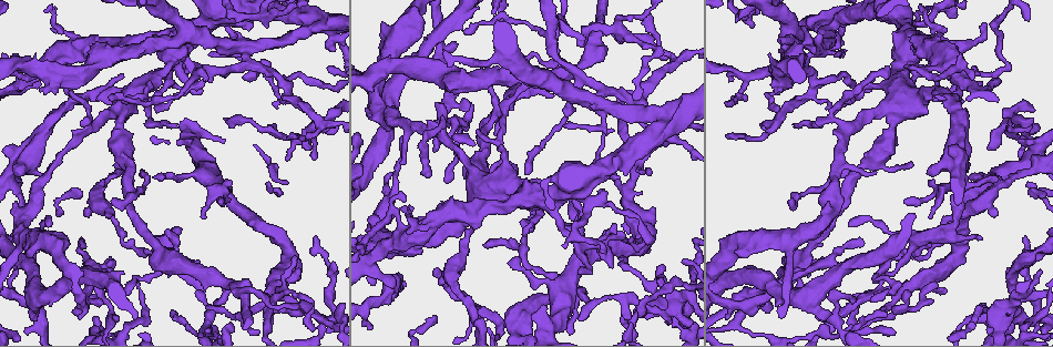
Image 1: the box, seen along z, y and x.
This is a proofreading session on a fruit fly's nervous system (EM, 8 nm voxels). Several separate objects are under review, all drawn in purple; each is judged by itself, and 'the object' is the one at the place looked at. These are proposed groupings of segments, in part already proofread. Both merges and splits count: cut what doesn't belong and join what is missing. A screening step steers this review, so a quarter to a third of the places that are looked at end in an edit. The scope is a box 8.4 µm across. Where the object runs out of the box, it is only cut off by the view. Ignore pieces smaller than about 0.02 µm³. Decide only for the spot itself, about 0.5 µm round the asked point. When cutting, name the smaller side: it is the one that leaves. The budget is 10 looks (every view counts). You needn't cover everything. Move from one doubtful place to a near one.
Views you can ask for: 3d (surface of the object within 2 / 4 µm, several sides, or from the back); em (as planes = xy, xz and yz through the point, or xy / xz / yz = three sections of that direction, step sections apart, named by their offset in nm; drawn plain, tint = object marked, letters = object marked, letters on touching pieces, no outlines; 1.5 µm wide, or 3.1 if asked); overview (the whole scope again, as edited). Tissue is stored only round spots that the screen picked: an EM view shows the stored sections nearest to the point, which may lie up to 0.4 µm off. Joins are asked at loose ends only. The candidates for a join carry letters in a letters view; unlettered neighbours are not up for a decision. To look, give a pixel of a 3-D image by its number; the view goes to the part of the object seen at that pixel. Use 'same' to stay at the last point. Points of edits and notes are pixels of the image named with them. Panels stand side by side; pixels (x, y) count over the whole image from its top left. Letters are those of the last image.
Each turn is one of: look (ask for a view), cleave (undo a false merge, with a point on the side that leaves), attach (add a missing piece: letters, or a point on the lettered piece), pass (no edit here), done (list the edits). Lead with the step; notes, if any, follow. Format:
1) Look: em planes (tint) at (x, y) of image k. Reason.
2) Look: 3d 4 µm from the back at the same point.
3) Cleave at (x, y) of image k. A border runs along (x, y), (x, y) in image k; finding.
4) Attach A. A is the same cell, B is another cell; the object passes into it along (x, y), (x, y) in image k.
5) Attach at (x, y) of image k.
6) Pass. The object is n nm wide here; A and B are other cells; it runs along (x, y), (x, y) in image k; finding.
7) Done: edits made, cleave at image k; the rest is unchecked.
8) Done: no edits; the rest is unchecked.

Look: 3d 2 µm at (484, 246) of image 1. Thin end.

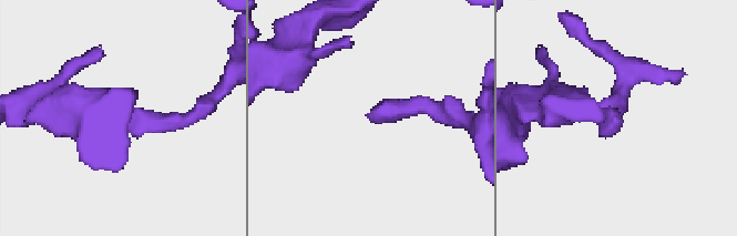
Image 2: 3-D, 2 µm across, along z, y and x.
Look: em planes (tint) at (369, 120) of image 2.

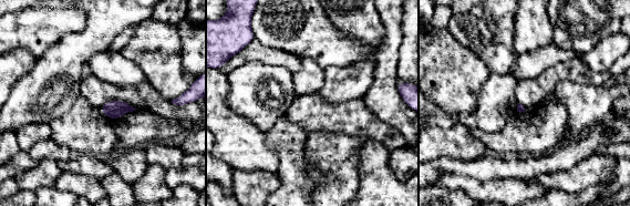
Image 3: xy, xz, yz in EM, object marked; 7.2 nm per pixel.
Look: em planes (letters) at the same point. What lies round it.

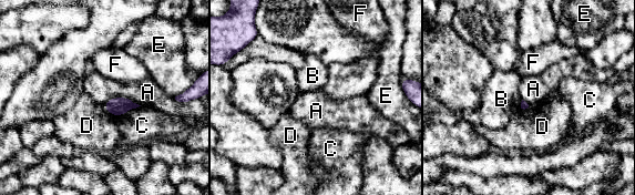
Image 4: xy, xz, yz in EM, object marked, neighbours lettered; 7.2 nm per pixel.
Pass. A, B, C, D, E and F are other cells; a border runs along (102, 104), (114, 117) in image 4; none of them fits.

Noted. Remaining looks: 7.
Look: em planes (letters) at (468, 32) of image 1. An open end.

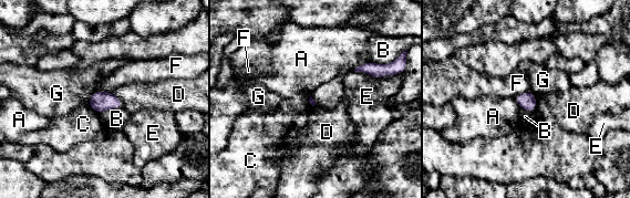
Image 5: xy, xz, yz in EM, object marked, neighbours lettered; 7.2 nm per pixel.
Pass. A, B, C, D, E, F and G are other cells; a border runs along (111, 92), (122, 102), (123, 107) in image 5; no lettered piece goes on from it.

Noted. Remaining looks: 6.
Look: 3d 2 µm at (163, 253) of image 1. Thick turns thin.

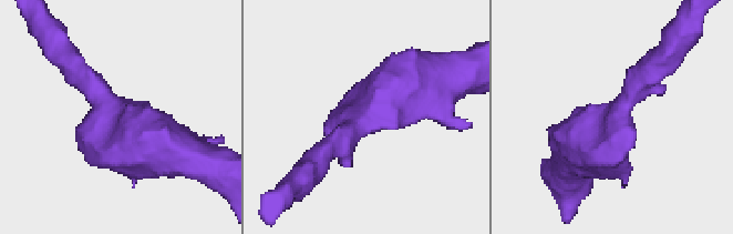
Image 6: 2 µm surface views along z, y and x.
Look: em planes (letters) at (366, 114) of image 6. The arms are 240, 360 nm wide.

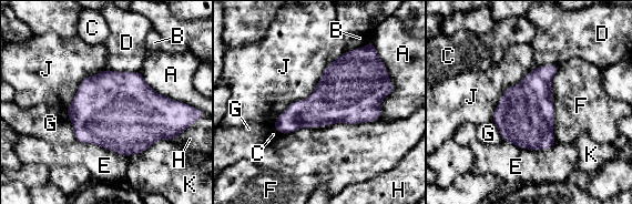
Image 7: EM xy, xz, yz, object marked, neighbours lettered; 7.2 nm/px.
Pass. A, B, C, D, E, F, G, H, J and K are other cells; a border runs along (378, 119), (302, 126), (281, 135) in image 7; all the same neuron.

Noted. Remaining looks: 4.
Look: 3d 2 µm at (292, 135) of image 1. Tapers out.

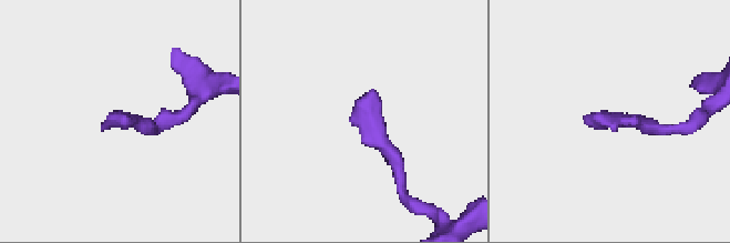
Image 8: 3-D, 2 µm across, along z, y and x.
Look: em xz step 4 (letters) at (371, 90) of image 8. Shape alone is not enough.

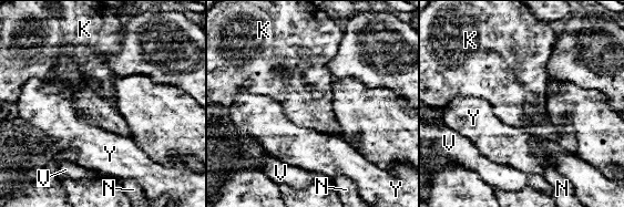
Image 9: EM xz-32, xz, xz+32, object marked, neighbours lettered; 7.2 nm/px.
Look: em yz step 8 (letters) at the same point. Another direction.

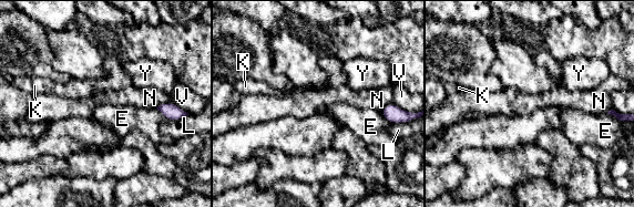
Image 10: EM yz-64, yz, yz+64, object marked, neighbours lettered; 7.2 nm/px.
Pass. E, K, L, N, V and Y are other cells; no lettered piece goes on from it.

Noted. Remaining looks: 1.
Done: no edits; the rest is unchecked.

